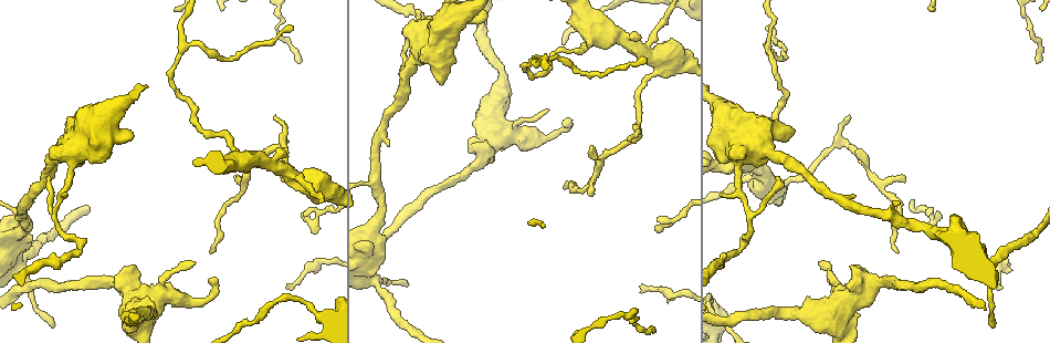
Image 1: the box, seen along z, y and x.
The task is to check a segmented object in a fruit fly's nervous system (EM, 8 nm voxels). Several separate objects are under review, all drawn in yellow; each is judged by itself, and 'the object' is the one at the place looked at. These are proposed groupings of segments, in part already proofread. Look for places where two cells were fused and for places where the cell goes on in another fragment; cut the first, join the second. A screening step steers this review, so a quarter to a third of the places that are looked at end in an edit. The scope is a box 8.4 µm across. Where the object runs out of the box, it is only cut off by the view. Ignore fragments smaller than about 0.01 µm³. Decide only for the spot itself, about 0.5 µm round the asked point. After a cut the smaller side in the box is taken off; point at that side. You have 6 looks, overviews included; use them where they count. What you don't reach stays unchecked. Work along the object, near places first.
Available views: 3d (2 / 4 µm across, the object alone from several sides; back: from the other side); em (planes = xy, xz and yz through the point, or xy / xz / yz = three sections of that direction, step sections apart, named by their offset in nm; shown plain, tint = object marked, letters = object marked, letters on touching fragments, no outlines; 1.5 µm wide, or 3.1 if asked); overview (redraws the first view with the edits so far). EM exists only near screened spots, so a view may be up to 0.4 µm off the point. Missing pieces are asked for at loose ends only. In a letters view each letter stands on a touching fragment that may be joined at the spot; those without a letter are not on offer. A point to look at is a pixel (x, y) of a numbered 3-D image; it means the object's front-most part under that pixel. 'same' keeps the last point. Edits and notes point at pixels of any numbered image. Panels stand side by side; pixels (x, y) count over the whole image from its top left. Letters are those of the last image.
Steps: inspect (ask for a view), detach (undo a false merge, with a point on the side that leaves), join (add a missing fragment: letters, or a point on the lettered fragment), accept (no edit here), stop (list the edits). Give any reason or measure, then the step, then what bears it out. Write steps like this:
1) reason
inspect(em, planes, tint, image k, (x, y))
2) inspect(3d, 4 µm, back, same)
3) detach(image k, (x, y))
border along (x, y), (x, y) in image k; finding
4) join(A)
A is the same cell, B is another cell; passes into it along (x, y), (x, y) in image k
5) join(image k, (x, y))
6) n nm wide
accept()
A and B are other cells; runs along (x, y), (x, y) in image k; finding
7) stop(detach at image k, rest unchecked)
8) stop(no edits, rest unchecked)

inspect(3d, 4 µm, image 1, (659, 68))

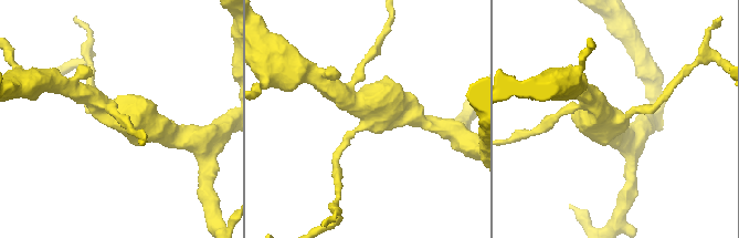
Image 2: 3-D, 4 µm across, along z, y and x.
inspect(em, xy, step 4, letters, image 2, (614, 118))

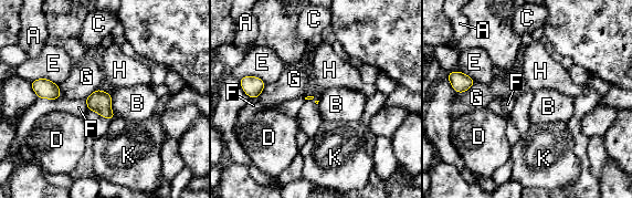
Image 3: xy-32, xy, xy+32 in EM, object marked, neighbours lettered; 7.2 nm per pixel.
inspect(em, planes, letters, same)

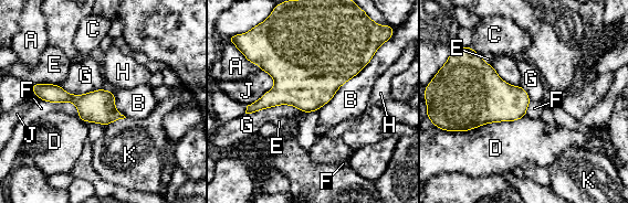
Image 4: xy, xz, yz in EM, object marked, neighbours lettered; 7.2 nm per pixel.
600 nm wide
accept()
A, B, C, D, E, F, G, H, J and K are other cells; border along (301, 110), (275, 105), (246, 114) in image 4; all the same cell

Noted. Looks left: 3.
three arms meet
inspect(3d, 2 µm, image 1, (766, 46))

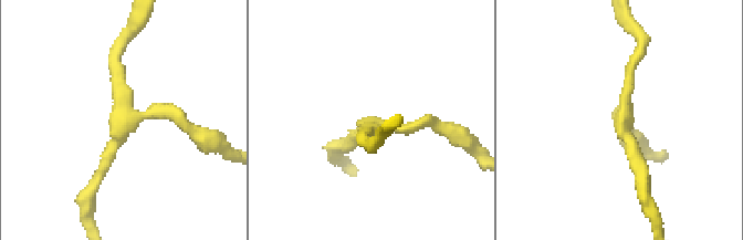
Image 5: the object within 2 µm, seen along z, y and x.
3 arms; now the EM
inspect(em, yz, step 8, tint, image 5, (129, 118))

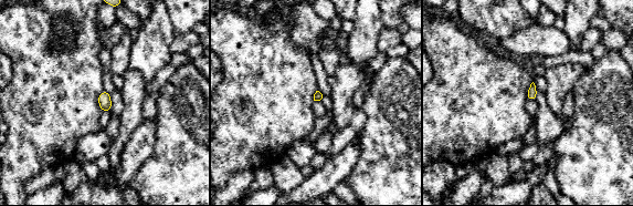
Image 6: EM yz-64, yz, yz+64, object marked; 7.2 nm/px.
inspect(em, planes, letters, same)

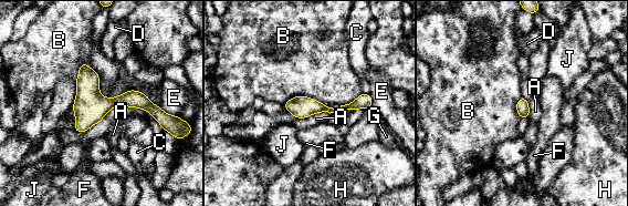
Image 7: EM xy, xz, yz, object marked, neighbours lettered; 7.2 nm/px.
B touches over 320 nm
accept()
A, B, C, D, E, F, G, H and J are other cells; border along (283, 103), (305, 95), (326, 105) in image 7; continuous, no second cell

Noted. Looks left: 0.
stop(no edits, rest unchecked)

